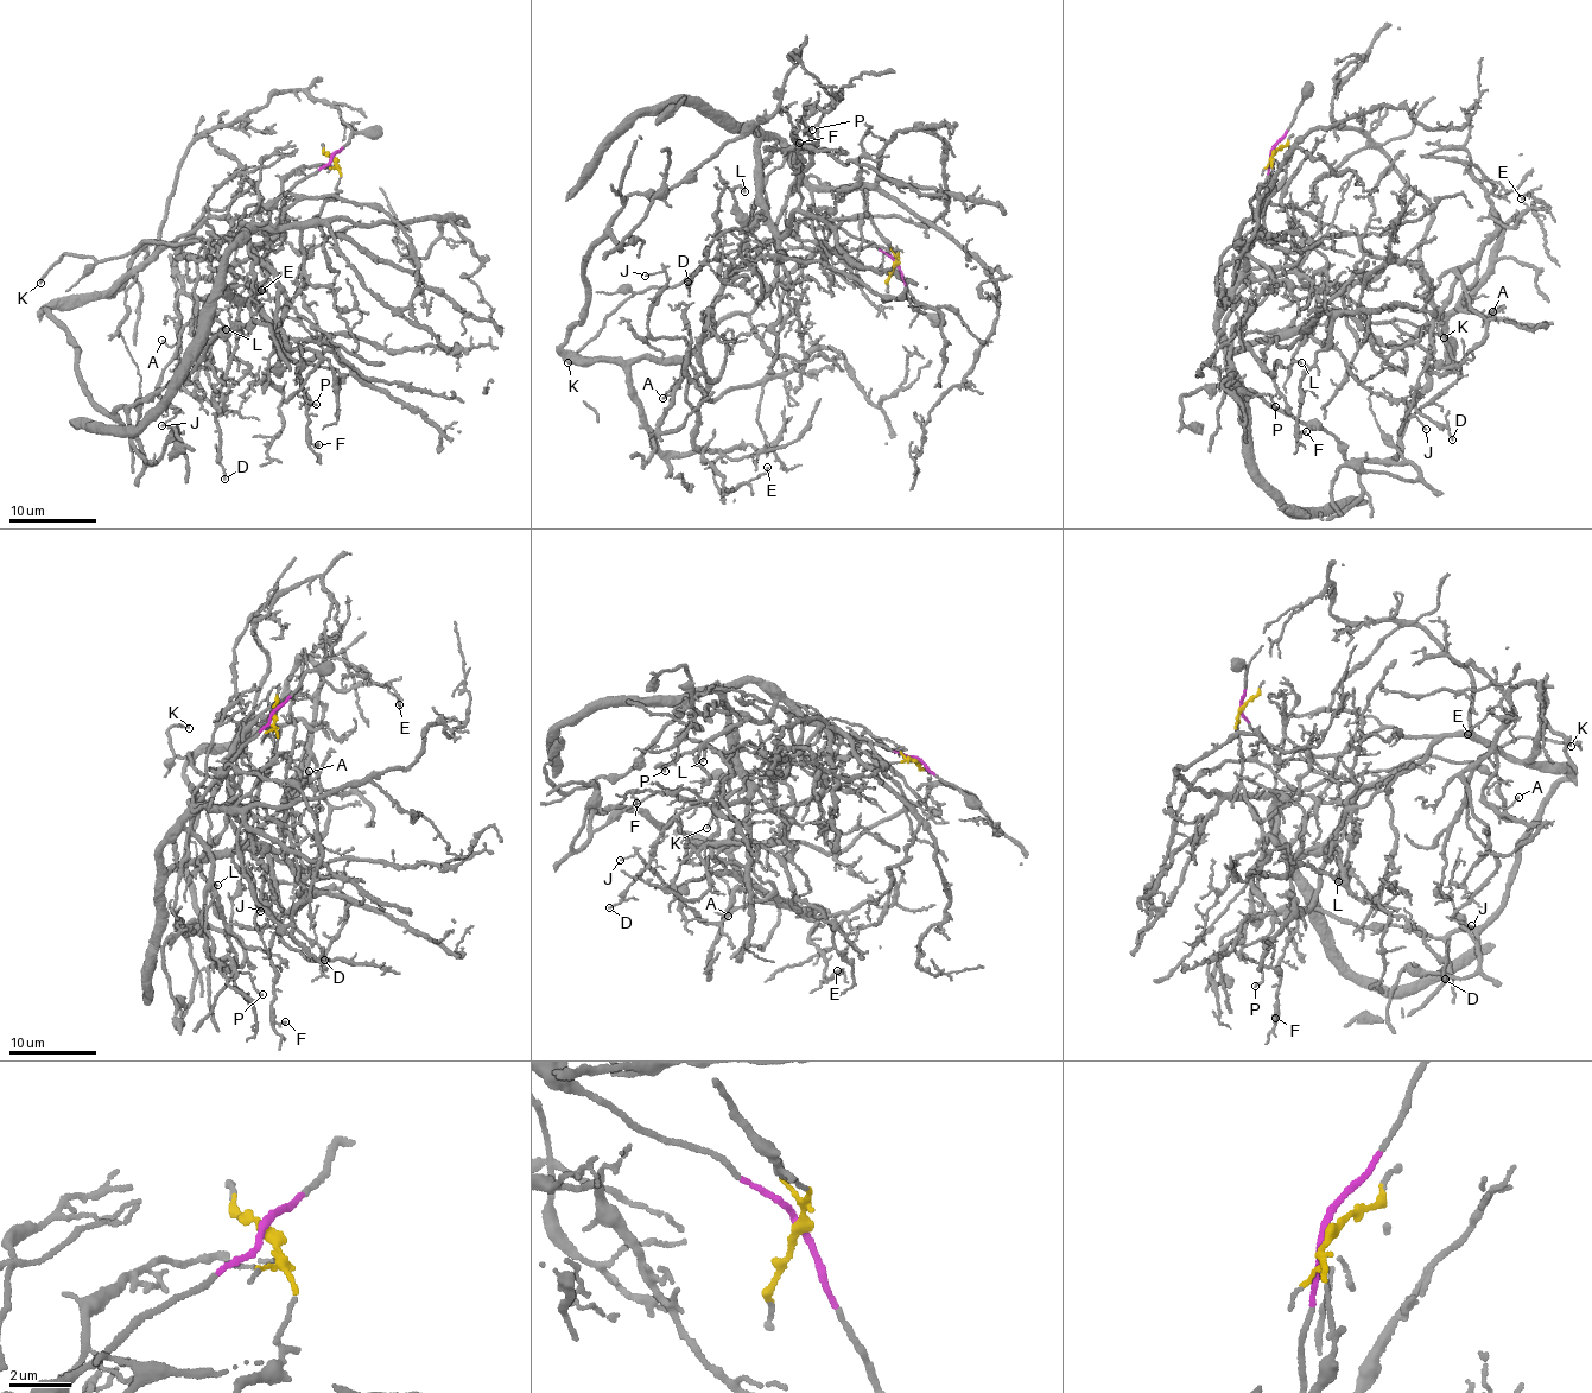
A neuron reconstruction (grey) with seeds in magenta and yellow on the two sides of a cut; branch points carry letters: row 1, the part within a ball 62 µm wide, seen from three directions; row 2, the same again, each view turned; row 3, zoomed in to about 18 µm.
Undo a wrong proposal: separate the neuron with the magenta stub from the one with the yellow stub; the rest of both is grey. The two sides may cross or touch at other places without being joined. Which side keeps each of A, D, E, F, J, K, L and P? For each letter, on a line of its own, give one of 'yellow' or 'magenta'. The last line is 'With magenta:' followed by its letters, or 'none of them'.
A: magenta
D: yellow
E: magenta
F: yellow
J: magenta
K: magenta
L: magenta
P: yellow
With magenta: A, E, J, K, L

